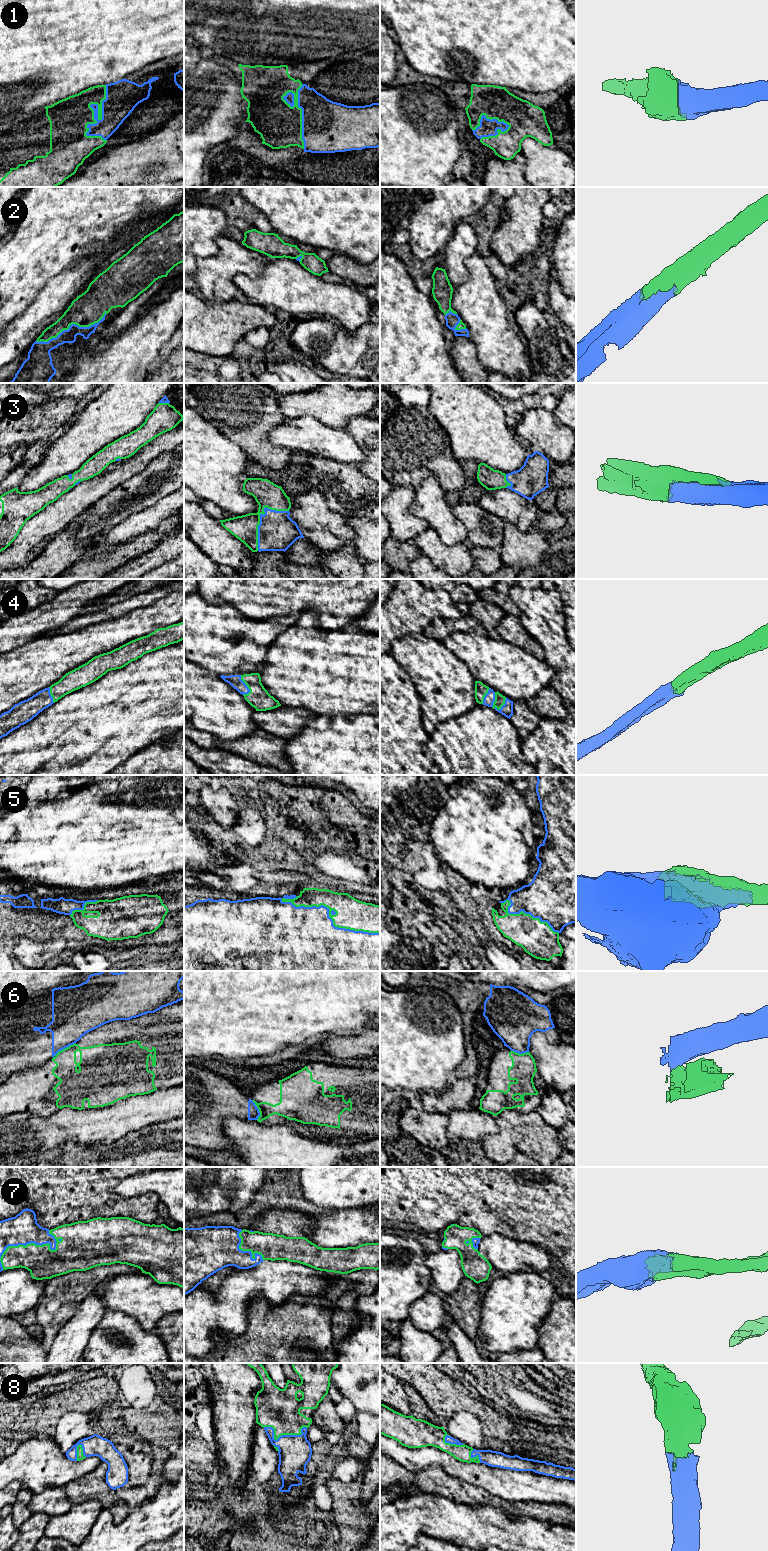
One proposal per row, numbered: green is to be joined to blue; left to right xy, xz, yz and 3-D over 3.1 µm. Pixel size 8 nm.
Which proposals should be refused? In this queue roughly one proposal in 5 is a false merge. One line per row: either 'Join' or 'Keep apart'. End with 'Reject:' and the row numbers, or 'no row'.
1: Join
2: Join
3: Join
4: Join
5: Join
6: Keep apart
7: Join
8: Join
Reject: 6

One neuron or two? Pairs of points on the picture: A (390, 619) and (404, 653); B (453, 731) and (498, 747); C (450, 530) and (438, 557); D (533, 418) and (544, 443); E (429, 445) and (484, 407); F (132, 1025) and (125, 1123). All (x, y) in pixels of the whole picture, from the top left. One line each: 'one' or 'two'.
A: two
B: one
C: two
D: one
E: two
F: two

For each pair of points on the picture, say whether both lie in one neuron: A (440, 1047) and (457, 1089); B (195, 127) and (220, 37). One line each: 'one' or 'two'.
A: two
B: two

